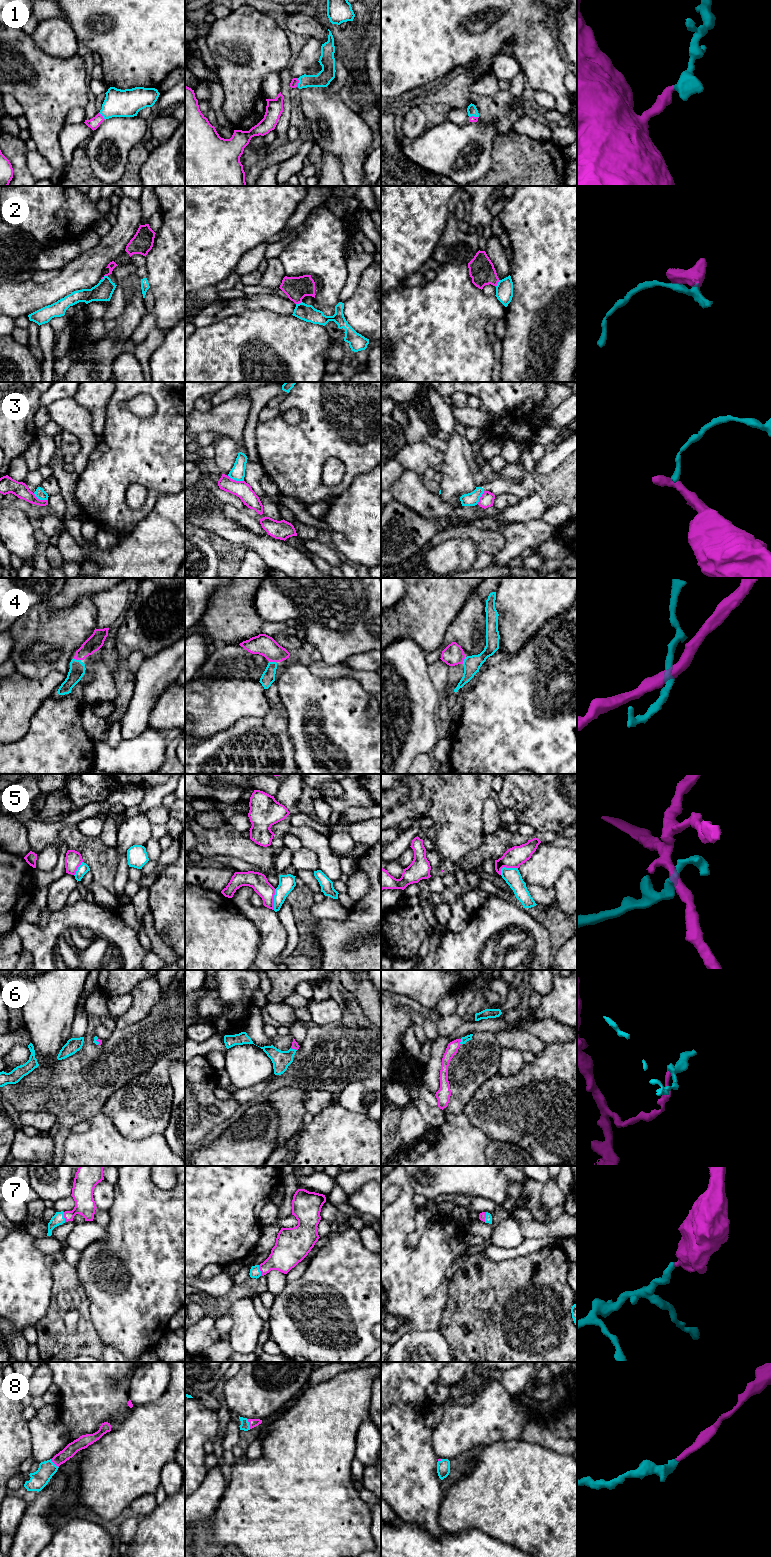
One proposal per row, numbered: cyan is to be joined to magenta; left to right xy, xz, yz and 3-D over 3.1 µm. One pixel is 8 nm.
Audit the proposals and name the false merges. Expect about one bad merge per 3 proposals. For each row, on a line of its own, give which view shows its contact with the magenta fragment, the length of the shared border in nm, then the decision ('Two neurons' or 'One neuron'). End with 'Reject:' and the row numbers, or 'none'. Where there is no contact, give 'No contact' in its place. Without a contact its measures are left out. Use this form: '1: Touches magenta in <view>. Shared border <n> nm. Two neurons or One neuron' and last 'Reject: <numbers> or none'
1: Touches magenta in xz. Shared border 70 nm. One neuron
2: Touches magenta in xy. Shared border 70 nm. Two neurons
3: Touches magenta in xz. Shared border 140 nm. Two neurons
4: Touches magenta in xy. Shared border 70 nm. Two neurons
5: Touches magenta in yz. Shared border 160 nm. Two neurons
6: Touches magenta in xz. Shared border 60 nm. One neuron
7: Touches magenta in xz. Shared border 90 nm. One neuron
8: Touches magenta in xz. Shared border 80 nm. One neuron
Reject: 2, 3, 4, 5

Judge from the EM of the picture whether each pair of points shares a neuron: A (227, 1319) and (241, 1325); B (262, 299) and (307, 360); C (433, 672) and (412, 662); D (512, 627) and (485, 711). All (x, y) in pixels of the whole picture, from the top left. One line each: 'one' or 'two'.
A: two
B: two
C: two
D: two

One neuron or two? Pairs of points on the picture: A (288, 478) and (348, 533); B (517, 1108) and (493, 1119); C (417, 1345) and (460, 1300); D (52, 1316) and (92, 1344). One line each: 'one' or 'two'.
A: two
B: one
C: two
D: one

